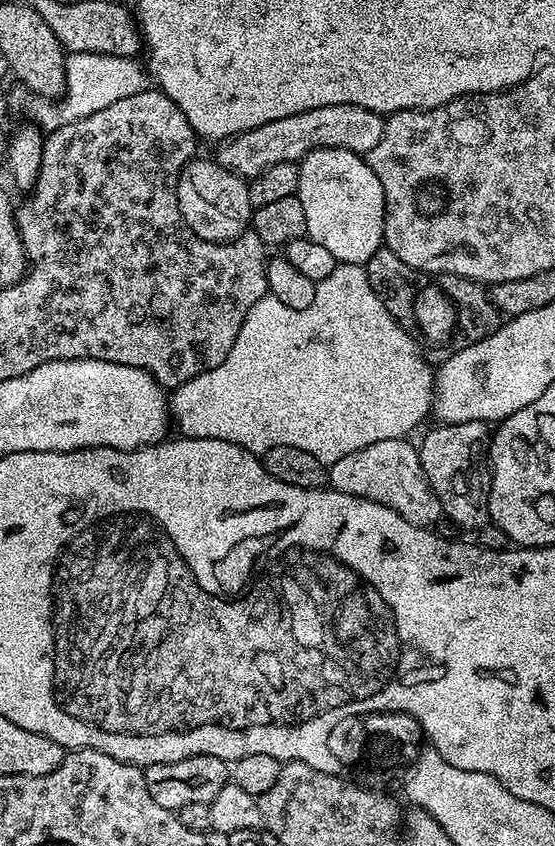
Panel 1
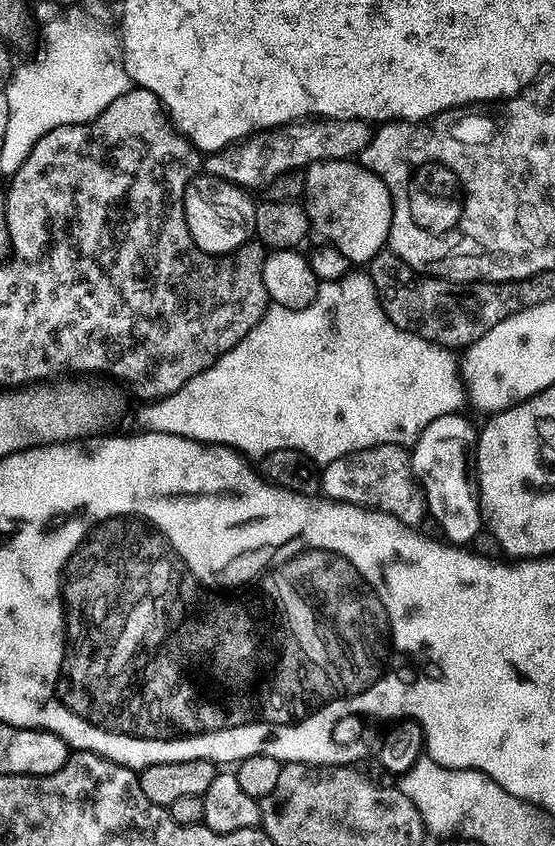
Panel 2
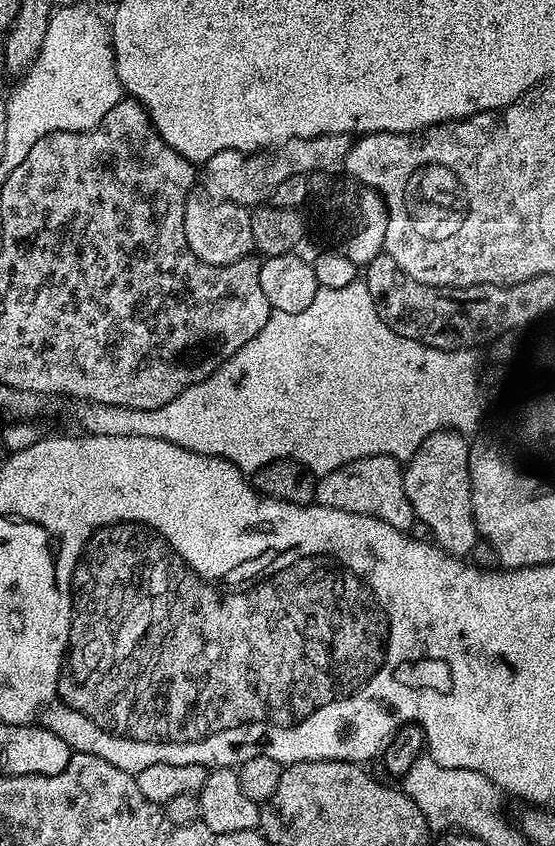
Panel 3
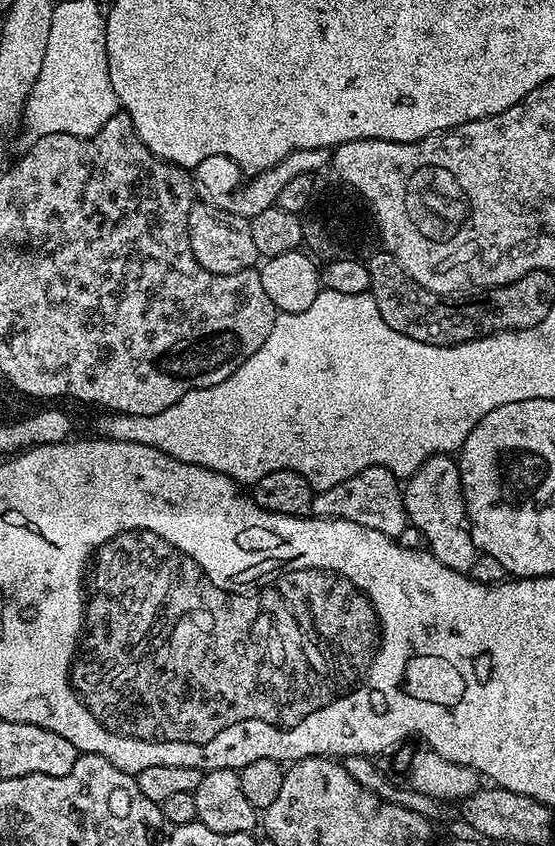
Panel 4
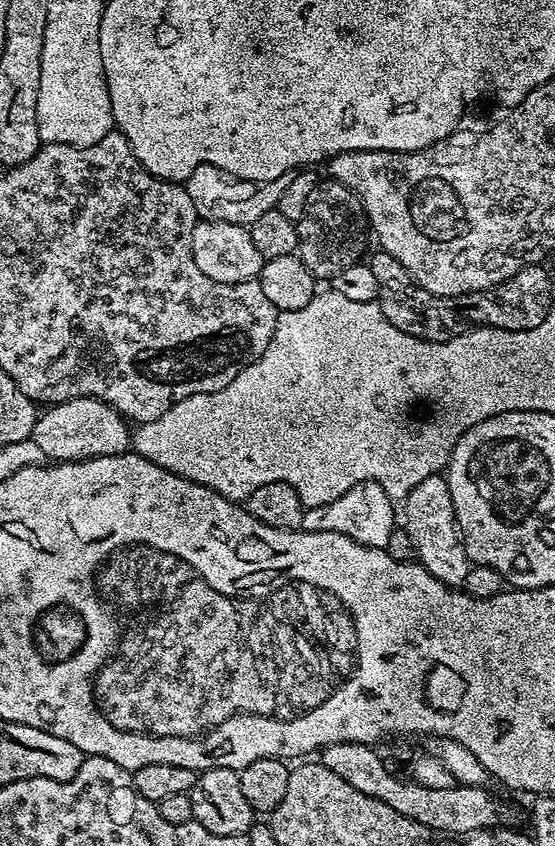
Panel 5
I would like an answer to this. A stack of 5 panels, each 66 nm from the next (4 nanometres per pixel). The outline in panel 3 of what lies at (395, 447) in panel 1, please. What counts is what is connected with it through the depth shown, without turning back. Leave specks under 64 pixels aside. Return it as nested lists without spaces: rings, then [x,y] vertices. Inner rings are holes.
[[[367,456],[336,468],[330,474],[319,477],[316,482],[315,503],[346,510],[350,514],[362,514],[378,518],[399,532],[407,533],[417,523],[410,498],[406,496],[404,468],[393,456]]]

